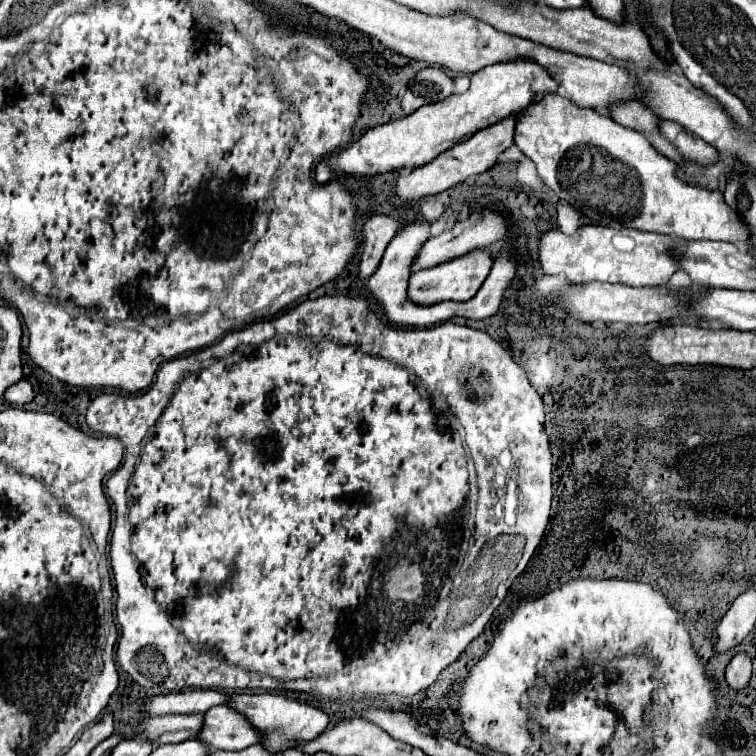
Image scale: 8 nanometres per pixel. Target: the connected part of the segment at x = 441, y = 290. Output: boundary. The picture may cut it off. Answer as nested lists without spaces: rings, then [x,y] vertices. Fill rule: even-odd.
[[[475,249],[471,253],[465,253],[465,257],[455,257],[453,261],[435,265],[431,269],[421,269],[409,279],[409,297],[419,305],[433,305],[439,301],[469,301],[481,289],[491,271],[491,265],[491,253],[485,249]]]

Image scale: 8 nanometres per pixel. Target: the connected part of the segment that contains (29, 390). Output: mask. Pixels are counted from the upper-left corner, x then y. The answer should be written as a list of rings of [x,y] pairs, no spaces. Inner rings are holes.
[[[21,379],[17,383],[13,383],[7,391],[5,391],[5,399],[11,403],[11,405],[25,405],[29,401],[33,401],[35,393],[33,393],[33,387]]]

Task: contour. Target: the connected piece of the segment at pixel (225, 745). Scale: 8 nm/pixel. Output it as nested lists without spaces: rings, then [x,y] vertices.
[[[217,705],[205,713],[205,725],[197,735],[209,749],[241,751],[249,745],[259,743],[259,733],[249,725],[249,721],[227,705]]]

